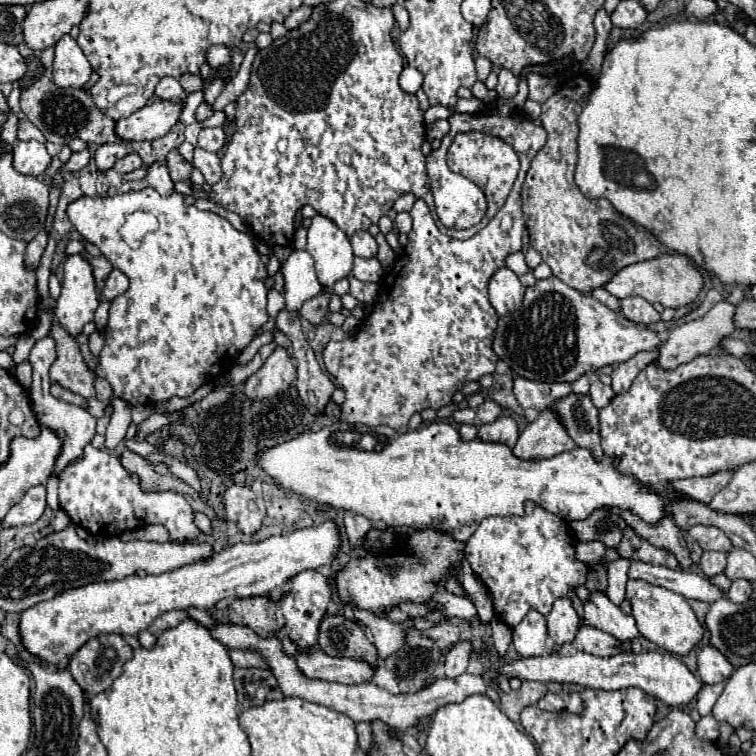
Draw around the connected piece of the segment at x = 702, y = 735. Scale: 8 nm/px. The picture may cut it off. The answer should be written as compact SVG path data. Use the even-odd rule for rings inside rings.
M709 714L709 716L703 716L697 726L695 726L695 734L699 740L711 740L715 742L719 738L719 722Z

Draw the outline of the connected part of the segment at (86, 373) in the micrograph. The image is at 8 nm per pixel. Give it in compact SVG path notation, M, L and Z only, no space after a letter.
M53 320L49 336L57 344L57 360L51 366L51 382L61 384L63 388L73 390L73 392L81 394L83 398L87 398L89 400L89 412L95 418L101 418L103 408L107 404L99 402L95 398L95 390L93 390L95 374L83 362L77 338L71 336L57 320Z

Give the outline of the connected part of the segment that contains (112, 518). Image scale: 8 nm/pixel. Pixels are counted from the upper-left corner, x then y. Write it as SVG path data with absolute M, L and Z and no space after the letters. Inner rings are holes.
M91 444L85 446L81 462L61 472L59 504L77 526L97 538L111 538L145 524L163 524L171 532L171 542L193 542L201 534L193 524L193 508L181 494L143 492L137 476L129 474L117 456L107 450L93 448Z

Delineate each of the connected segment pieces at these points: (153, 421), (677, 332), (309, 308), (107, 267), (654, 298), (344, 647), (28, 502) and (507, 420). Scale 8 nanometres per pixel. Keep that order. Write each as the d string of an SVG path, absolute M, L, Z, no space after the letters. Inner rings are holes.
M153 412L147 420L143 420L139 426L137 426L137 434L135 434L135 440L137 442L143 442L151 432L157 432L161 430L163 426L171 424L171 422L177 422L181 420L181 414L179 412L173 412L173 414L157 414Z
M719 302L703 318L673 328L671 334L669 334L669 340L659 348L657 366L661 366L663 370L675 370L677 366L681 366L685 362L691 362L697 356L709 354L725 336L733 334L733 330L735 330L735 326L733 326L733 310L735 310L733 304Z
M323 288L323 292L321 294L317 294L315 298L309 298L305 304L303 304L303 308L299 310L299 314L303 316L303 318L307 318L311 324L321 324L323 322L323 318L327 316L327 312L329 312L329 298L331 298L331 288Z
M81 252L81 254L85 254L85 258L89 258L89 262L91 262L91 266L93 266L93 276L95 276L95 284L97 284L97 288L101 290L101 288L105 286L105 280L107 280L109 272L113 270L113 266L109 264L109 260L107 260L105 256L93 258L93 256L89 256L87 252Z
M663 254L653 260L645 260L645 262L637 262L637 264L621 268L603 288L619 300L627 296L641 296L651 304L659 302L665 308L679 308L679 306L691 304L699 296L703 288L703 276L691 266L691 260L687 256Z
M325 616L319 624L319 648L329 656L341 658L377 658L377 648L359 626L345 616Z
M33 486L27 490L27 494L21 498L21 502L17 502L17 506L13 506L3 522L3 528L9 526L25 526L25 524L33 524L41 518L43 510L45 510L45 486Z
M501 416L495 422L481 426L477 438L483 442L497 442L497 444L505 444L505 446L513 448L519 438L517 422L511 416Z

